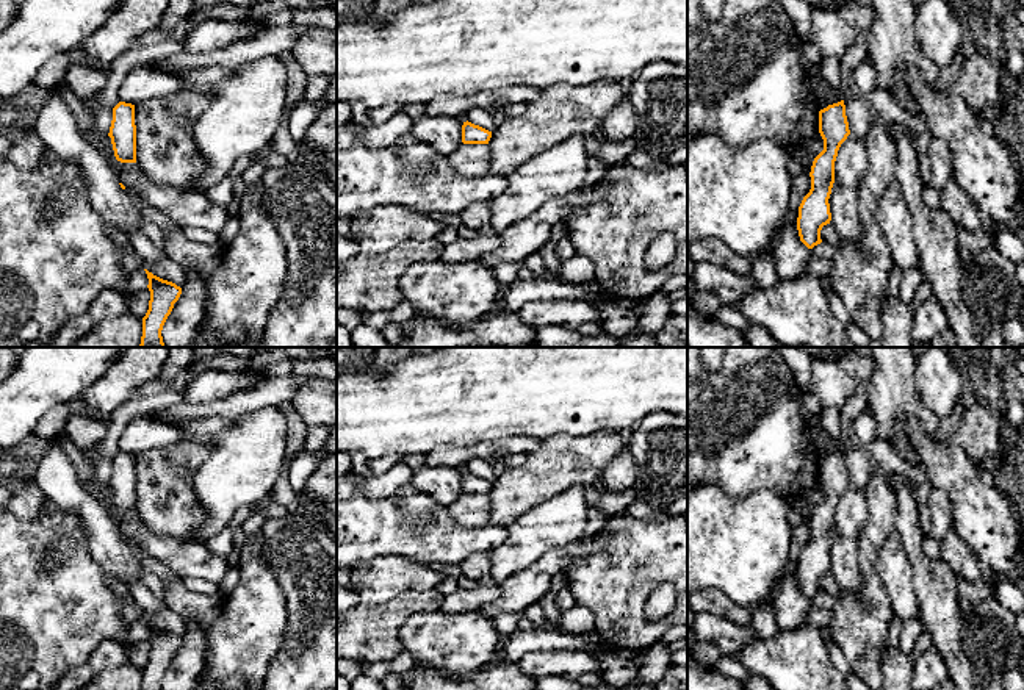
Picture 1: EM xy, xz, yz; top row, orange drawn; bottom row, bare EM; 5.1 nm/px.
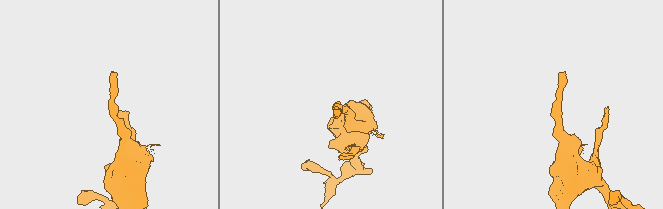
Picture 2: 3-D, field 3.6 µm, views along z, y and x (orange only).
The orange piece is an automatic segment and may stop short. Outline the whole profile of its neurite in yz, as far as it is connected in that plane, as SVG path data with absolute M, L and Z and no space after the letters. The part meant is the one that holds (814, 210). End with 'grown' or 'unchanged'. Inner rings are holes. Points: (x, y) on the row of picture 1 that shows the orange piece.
M844 100L819 111L819 133L824 150L811 166L811 189L799 207L797 230L800 241L813 249L820 244L820 230L830 224L830 194L835 183L835 161L841 144L850 135Z | unchanged

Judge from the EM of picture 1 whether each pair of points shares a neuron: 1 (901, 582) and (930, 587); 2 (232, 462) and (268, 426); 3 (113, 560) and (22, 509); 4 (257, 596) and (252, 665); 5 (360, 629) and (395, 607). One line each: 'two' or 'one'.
1: two
2: one
3: two
4: one
5: one

